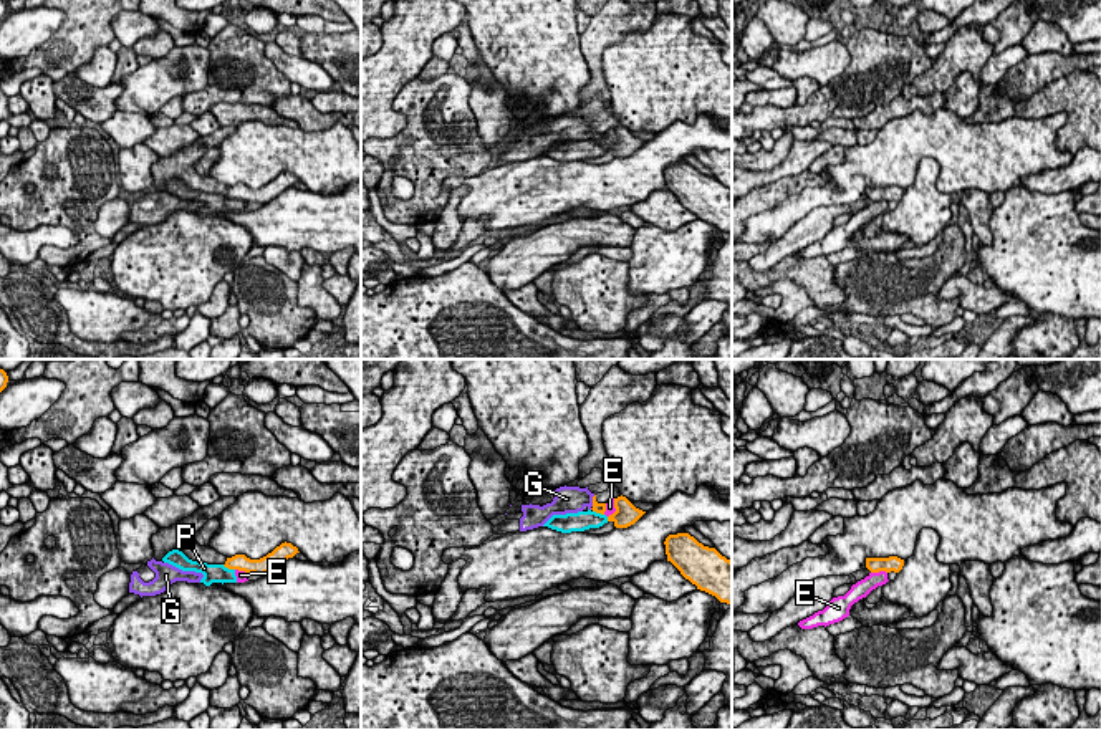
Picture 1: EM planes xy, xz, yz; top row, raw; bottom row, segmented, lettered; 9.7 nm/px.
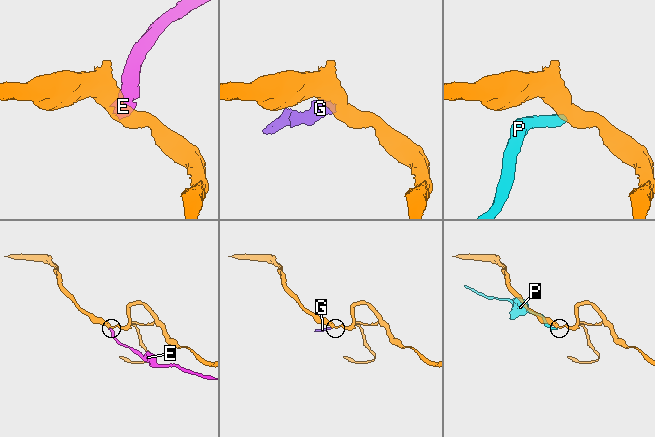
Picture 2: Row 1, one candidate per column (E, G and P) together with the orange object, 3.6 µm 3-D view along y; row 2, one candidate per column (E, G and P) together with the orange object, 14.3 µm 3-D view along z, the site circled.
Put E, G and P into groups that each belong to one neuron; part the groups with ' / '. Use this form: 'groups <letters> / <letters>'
groups E P / G

